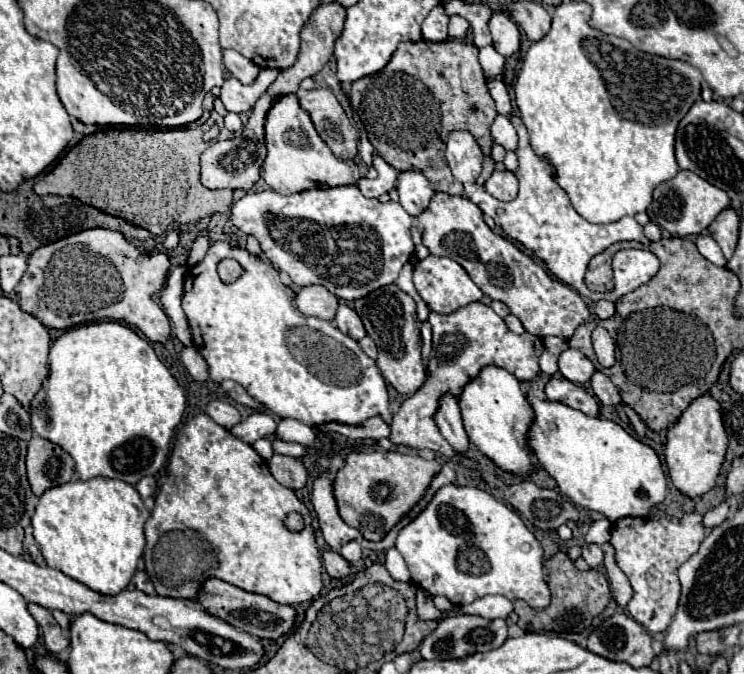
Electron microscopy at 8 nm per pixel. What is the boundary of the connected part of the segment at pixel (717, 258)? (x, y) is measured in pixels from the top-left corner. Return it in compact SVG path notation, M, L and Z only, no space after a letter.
M708 234L696 236L696 248L698 248L698 252L700 252L704 258L708 258L712 264L716 264L716 266L724 266L724 264L726 264L726 258L724 258L722 250L720 250L718 244L712 240L712 236L708 236Z

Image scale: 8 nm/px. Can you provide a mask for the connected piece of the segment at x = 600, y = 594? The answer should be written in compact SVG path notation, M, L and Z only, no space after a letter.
M558 552L550 560L544 562L548 574L548 588L552 592L550 606L546 608L532 608L524 600L514 600L514 612L520 616L518 626L526 632L536 632L536 630L546 630L546 632L582 632L592 624L592 618L598 616L612 600L610 594L610 584L608 578L600 570L578 570L572 560L564 554Z

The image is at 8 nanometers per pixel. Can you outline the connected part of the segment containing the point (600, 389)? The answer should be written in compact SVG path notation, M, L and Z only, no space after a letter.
M594 372L592 378L590 378L590 384L592 384L592 390L596 394L596 398L604 404L604 406L614 406L620 402L620 394L618 390L614 388L614 384L610 382L610 378L602 372Z

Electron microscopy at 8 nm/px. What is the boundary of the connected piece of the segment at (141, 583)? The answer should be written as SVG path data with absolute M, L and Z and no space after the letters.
M138 570L136 576L134 576L134 584L136 584L138 590L142 590L142 592L146 592L146 594L154 594L154 584L152 584L148 572Z

